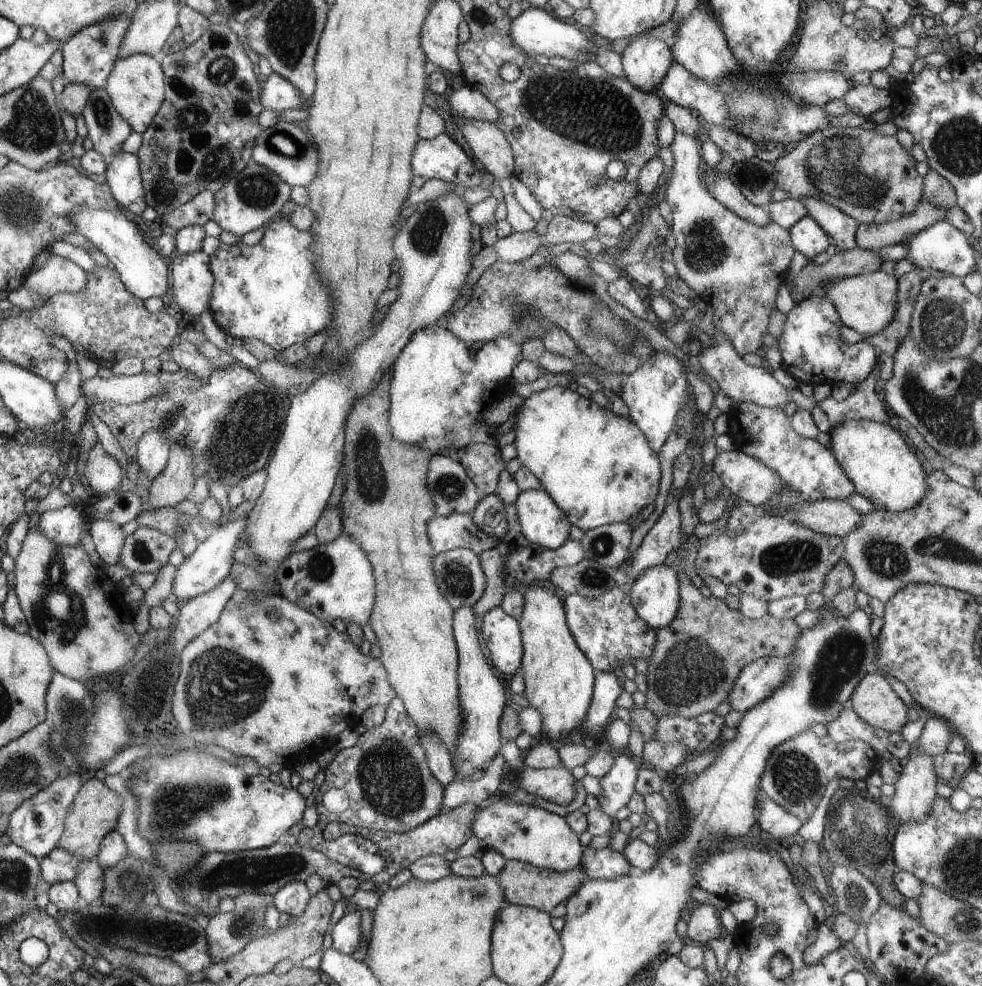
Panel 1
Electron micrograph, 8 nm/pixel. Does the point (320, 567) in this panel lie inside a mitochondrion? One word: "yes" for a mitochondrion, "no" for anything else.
yes

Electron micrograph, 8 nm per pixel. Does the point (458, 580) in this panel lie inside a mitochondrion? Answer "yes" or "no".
yes

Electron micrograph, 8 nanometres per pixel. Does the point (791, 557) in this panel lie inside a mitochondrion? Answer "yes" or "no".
yes

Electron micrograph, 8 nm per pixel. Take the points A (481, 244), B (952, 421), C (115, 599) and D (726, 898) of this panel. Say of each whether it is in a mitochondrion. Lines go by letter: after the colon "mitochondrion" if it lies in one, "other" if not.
A: other
B: mitochondrion
C: other
D: other

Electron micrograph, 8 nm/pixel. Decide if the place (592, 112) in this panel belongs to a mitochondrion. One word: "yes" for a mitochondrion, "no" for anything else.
yes

